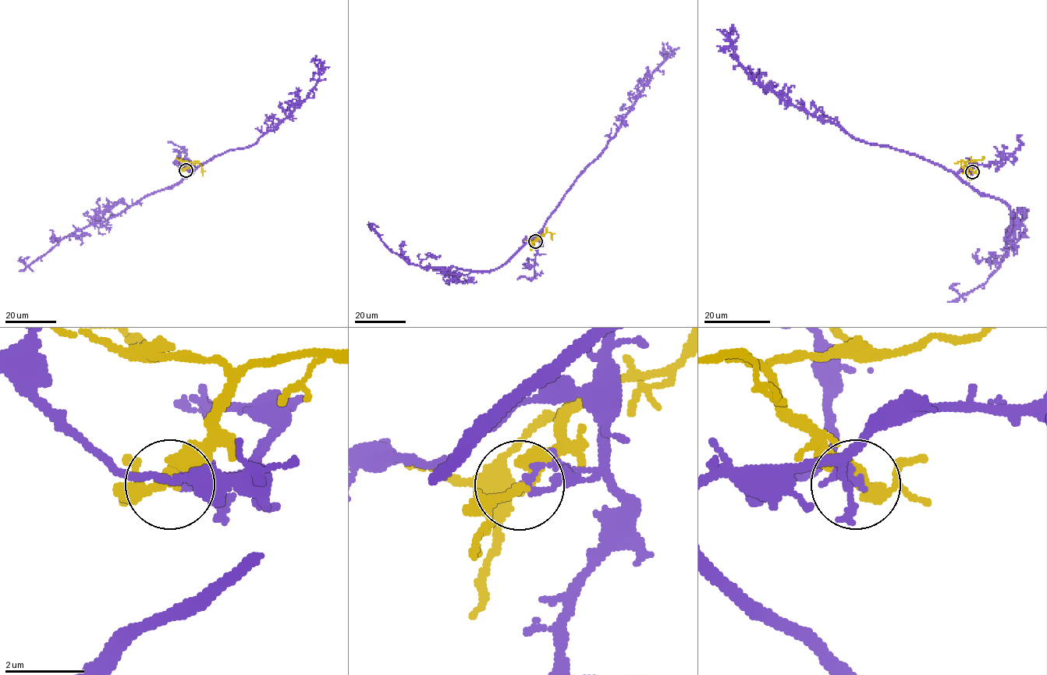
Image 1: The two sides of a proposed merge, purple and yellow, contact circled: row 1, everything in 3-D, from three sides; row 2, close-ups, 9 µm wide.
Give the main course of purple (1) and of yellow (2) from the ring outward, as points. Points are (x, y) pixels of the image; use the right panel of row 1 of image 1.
1: (972, 172), (952, 172), (858, 140), (789, 104), (754, 83), (734, 53), (737, 33), (729, 33)
2: (972, 172), (963, 161), (960, 161), (970, 180)

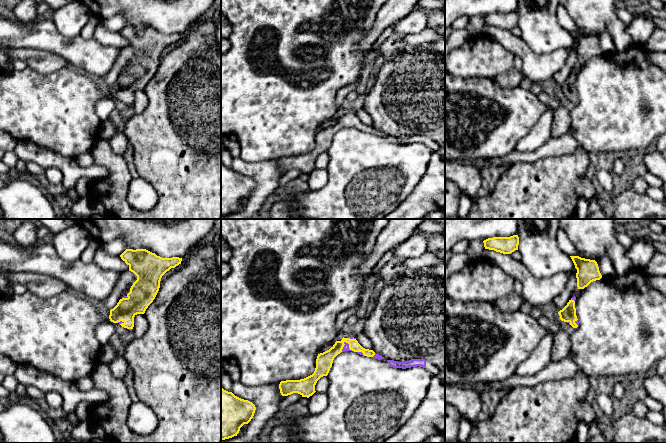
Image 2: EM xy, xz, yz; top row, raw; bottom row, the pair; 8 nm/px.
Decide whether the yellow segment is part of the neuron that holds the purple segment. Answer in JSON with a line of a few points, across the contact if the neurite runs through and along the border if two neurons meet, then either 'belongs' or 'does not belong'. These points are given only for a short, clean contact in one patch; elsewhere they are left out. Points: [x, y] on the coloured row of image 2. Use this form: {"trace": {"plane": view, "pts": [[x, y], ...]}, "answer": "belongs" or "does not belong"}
{"answer": "does not belong"}

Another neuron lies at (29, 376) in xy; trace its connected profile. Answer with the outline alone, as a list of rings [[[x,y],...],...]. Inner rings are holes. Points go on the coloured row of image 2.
[[[17,364],[14,376],[21,384],[35,386],[44,394],[50,391],[59,393],[64,400],[65,417],[74,412],[82,401],[94,405],[108,399],[108,394],[103,390],[93,388],[83,392],[78,389],[75,383],[59,379],[30,365]]]

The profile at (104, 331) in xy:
[[[111,321],[103,322],[95,328],[96,338],[102,346],[109,343],[111,336],[115,332],[115,325]]]

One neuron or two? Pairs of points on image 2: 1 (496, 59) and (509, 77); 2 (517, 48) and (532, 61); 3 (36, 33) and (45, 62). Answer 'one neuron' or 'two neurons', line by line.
1: two neurons
2: one neuron
3: two neurons

